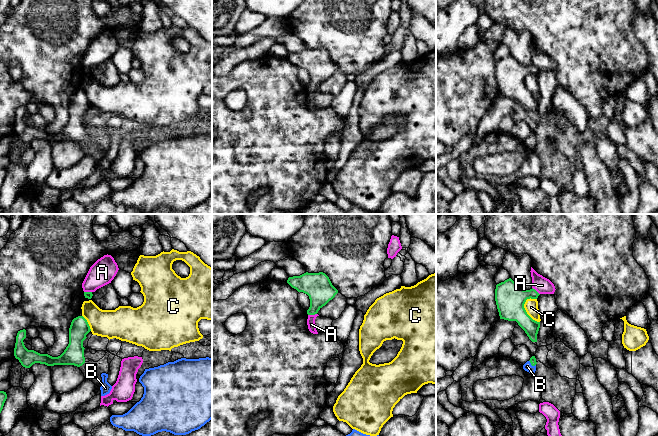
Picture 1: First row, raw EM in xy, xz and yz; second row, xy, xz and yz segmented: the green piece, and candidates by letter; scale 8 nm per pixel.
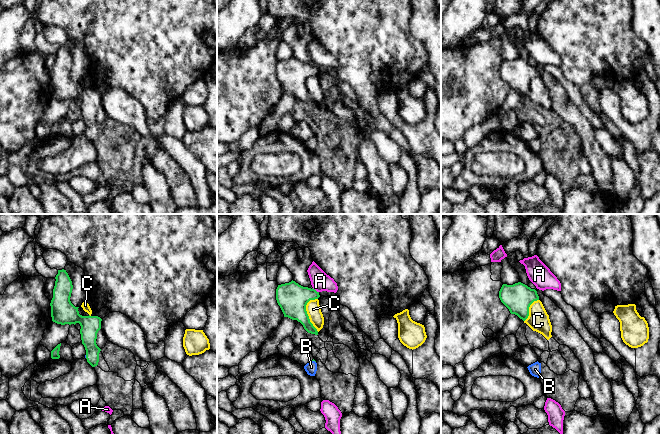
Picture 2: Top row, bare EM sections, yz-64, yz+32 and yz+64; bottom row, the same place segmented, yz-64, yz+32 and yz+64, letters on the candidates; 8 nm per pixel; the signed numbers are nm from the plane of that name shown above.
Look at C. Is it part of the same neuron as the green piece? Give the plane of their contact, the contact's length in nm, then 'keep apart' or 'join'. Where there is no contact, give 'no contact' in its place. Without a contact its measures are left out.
contact in yz; length 220 nm; keep apart

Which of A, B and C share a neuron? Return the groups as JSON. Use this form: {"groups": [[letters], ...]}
{"groups": [["A"], ["B"], ["C"]]}

